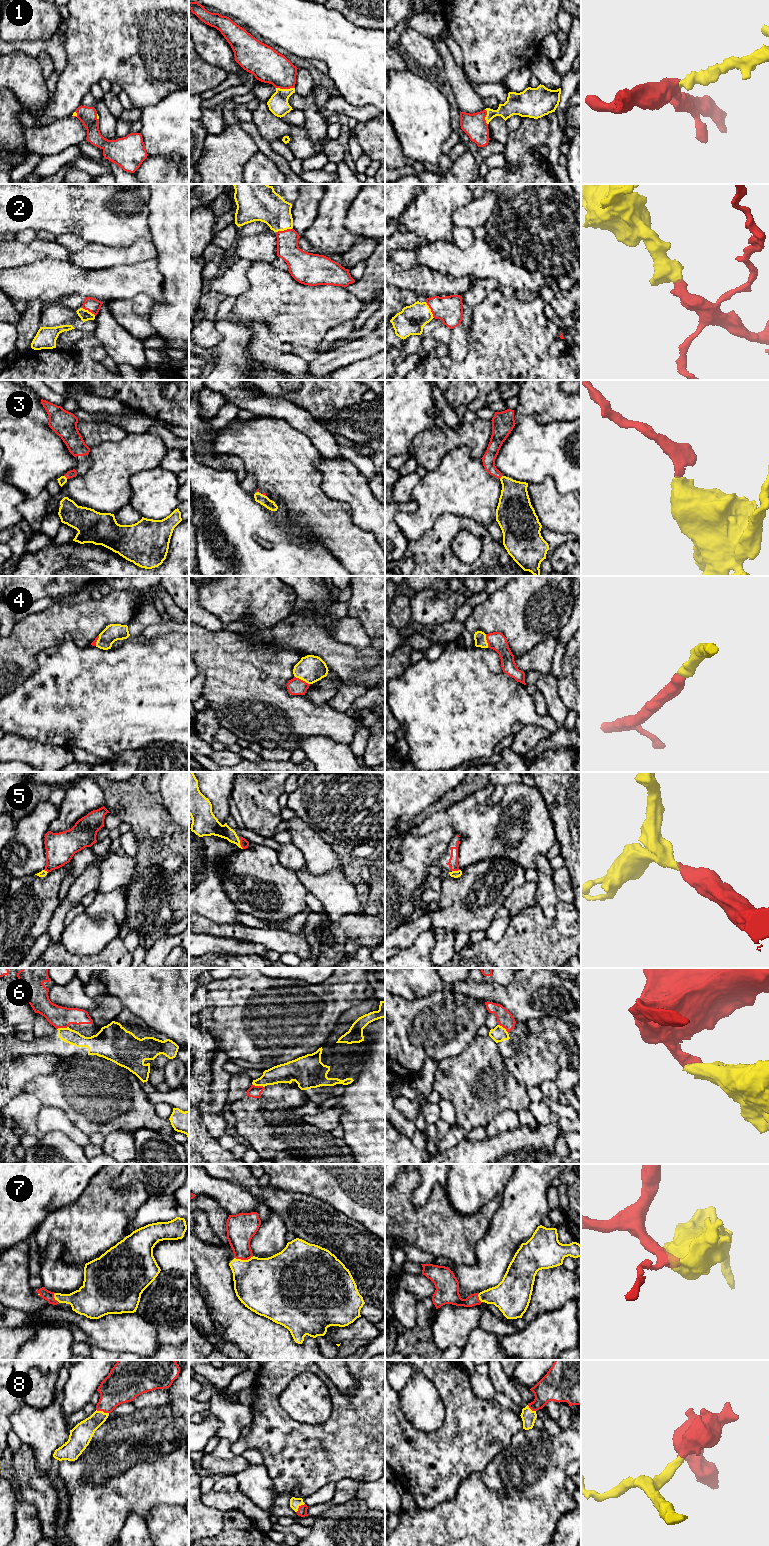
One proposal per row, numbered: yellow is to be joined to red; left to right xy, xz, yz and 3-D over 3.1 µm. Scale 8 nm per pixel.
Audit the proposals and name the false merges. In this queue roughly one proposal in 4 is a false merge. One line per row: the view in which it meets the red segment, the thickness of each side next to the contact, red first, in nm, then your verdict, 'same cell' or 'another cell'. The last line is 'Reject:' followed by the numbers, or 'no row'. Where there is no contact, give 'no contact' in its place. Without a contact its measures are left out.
1: xz | 280/160 nm | same cell
2: xz | 180/260 nm | same cell
3: xy | 60/70 nm | same cell
4: xz | 140/220 nm | same cell
5: xz | 70/120 nm | same cell
6: xz | 100/160 nm | another cell
7: xz | 220/420 nm | same cell
8: xy | 280/170 nm | same cell
Reject: 6

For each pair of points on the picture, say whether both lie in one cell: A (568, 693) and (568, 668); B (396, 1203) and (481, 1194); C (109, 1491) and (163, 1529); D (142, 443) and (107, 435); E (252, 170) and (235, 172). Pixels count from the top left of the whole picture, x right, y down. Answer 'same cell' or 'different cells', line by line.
A: same cell
B: different cells
C: different cells
D: different cells
E: different cells

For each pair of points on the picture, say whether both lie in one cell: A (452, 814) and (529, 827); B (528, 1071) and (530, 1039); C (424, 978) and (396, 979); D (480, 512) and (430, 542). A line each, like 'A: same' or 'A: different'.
A: same
B: same
C: same
D: different

